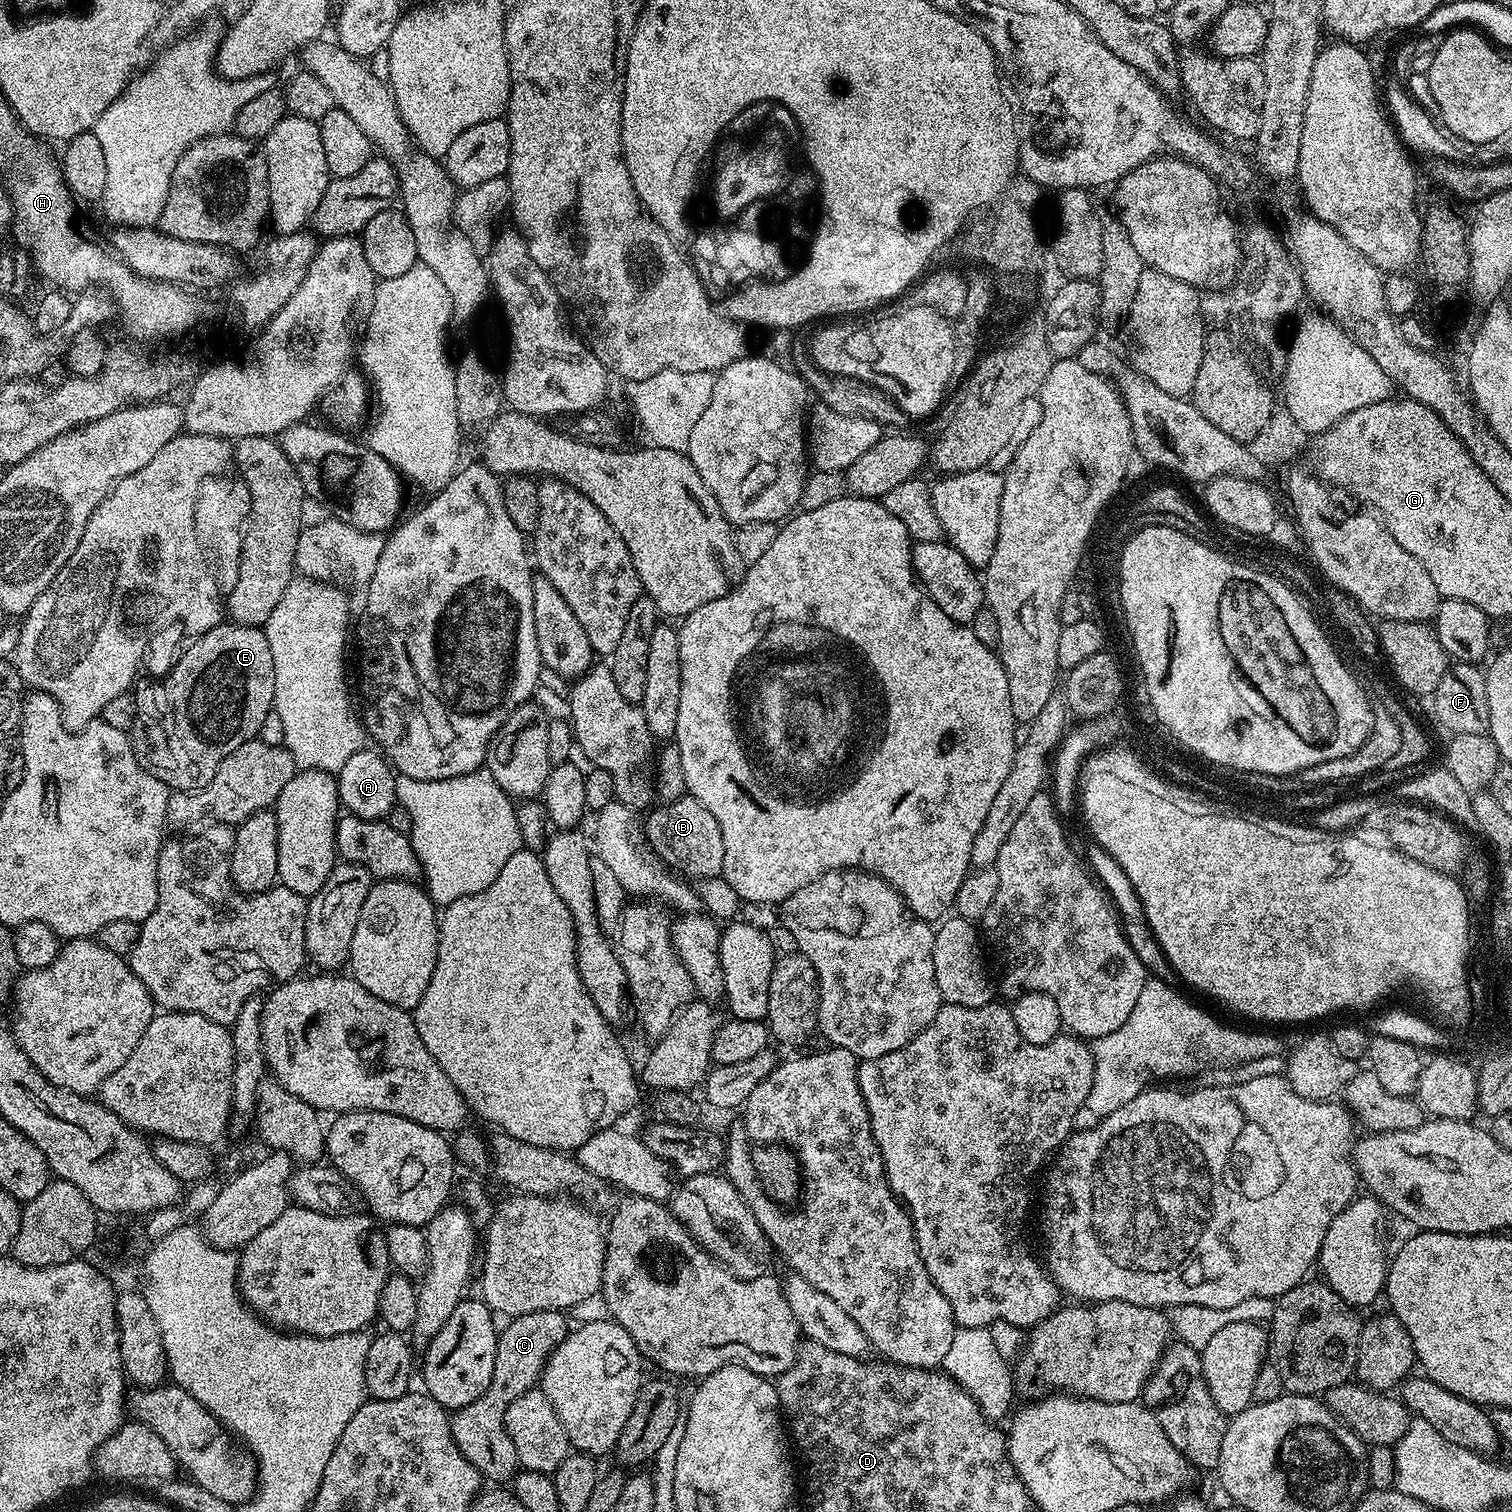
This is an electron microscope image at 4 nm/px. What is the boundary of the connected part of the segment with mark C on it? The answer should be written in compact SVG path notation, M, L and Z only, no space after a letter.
M563 1311L553 1312L532 1312L521 1316L511 1317L507 1321L508 1325L499 1329L496 1337L496 1353L494 1354L494 1378L490 1378L490 1386L482 1398L470 1402L470 1406L462 1406L451 1413L452 1433L454 1442L458 1450L462 1450L462 1458L478 1470L481 1477L488 1482L508 1482L515 1477L520 1468L518 1450L506 1430L506 1410L514 1398L518 1398L523 1392L533 1391L540 1383L540 1377L544 1375L544 1364L552 1357L552 1352L559 1347L560 1343L568 1337L570 1325L568 1325L567 1315Z

